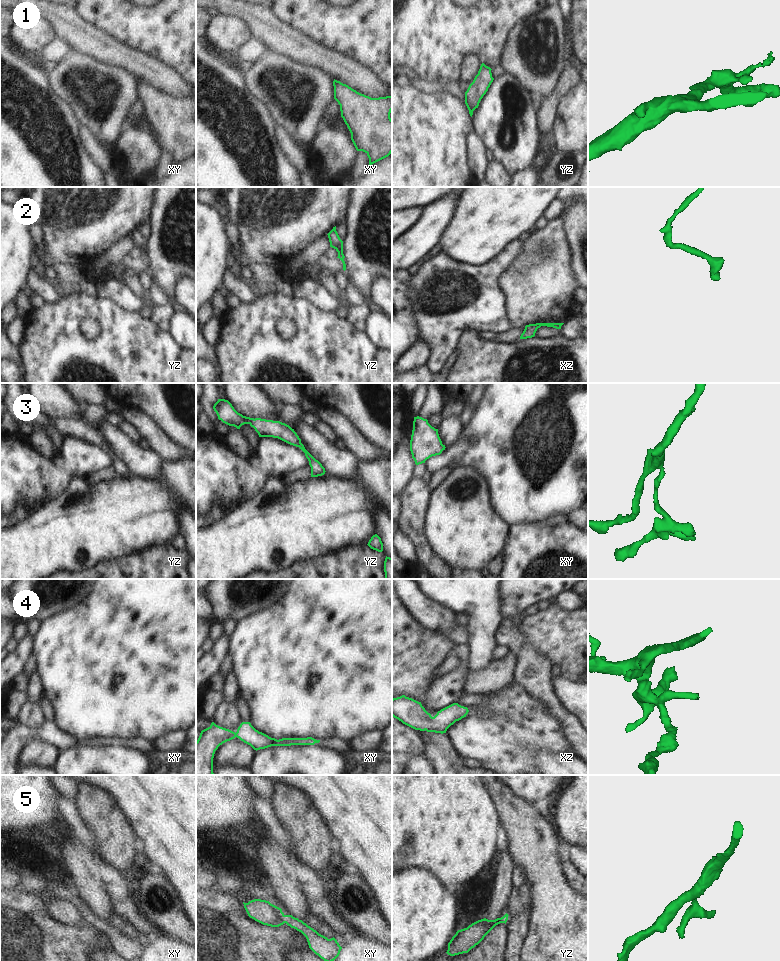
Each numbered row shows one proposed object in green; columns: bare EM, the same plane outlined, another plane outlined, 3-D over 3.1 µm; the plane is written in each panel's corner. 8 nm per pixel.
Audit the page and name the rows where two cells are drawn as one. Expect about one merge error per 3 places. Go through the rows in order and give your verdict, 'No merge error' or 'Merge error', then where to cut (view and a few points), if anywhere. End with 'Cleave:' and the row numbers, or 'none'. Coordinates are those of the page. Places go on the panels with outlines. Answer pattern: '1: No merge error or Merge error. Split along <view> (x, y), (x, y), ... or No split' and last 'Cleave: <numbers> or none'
1: No merge error. No split
2: No merge error. No split
3: No merge error. No split
4: No merge error. No split
5: Merge error. Split along xy (284, 915), (285, 922)
Cleave: 5

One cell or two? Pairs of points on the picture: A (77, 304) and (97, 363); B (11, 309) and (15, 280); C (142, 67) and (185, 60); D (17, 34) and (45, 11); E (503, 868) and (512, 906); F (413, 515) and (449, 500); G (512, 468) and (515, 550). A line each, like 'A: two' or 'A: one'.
A: one
B: two
C: two
D: two
E: two
F: two
G: two

